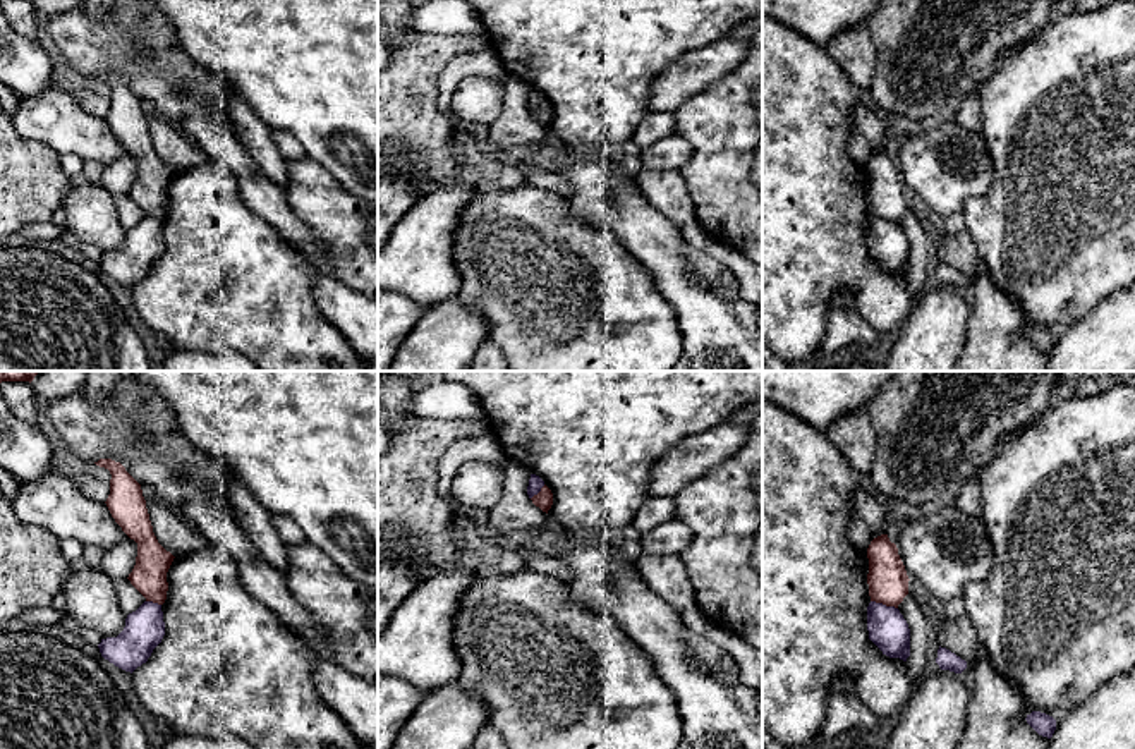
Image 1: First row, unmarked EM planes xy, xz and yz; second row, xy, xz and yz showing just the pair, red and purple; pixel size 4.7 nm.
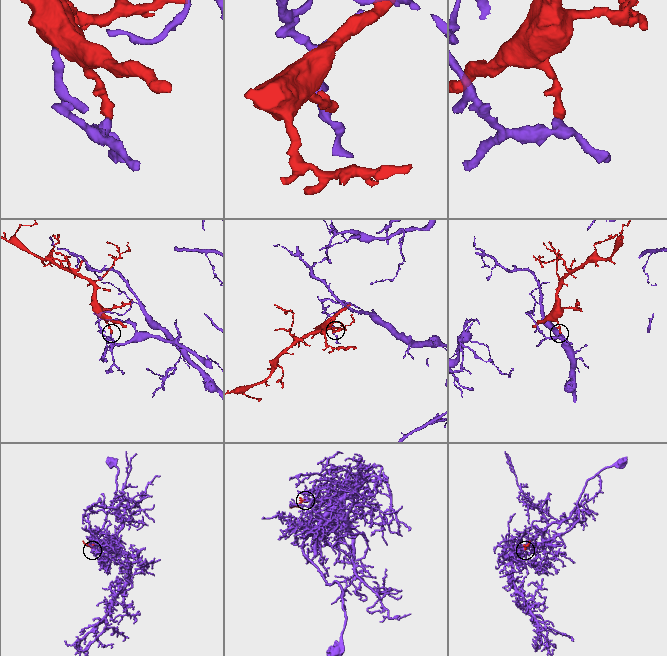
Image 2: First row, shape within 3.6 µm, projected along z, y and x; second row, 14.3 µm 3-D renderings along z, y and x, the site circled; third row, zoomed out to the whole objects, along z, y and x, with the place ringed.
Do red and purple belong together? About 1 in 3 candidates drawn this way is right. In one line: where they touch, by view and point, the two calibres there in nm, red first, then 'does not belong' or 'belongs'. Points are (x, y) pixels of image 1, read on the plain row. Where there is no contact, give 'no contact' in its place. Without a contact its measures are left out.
yz (885, 219) | 190/180 nm | does not belong

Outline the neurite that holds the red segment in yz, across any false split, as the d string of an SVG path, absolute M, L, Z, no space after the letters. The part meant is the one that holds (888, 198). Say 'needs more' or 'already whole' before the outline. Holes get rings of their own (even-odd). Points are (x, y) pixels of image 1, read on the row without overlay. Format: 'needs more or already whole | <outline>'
already whole | M888 149L874 153L867 163L869 174L869 211L871 216L895 222L908 210L908 191L898 170L898 163Z

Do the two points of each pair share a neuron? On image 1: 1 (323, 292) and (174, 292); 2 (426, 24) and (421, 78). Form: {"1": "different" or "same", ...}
{"1": "different", "2": "different"}

